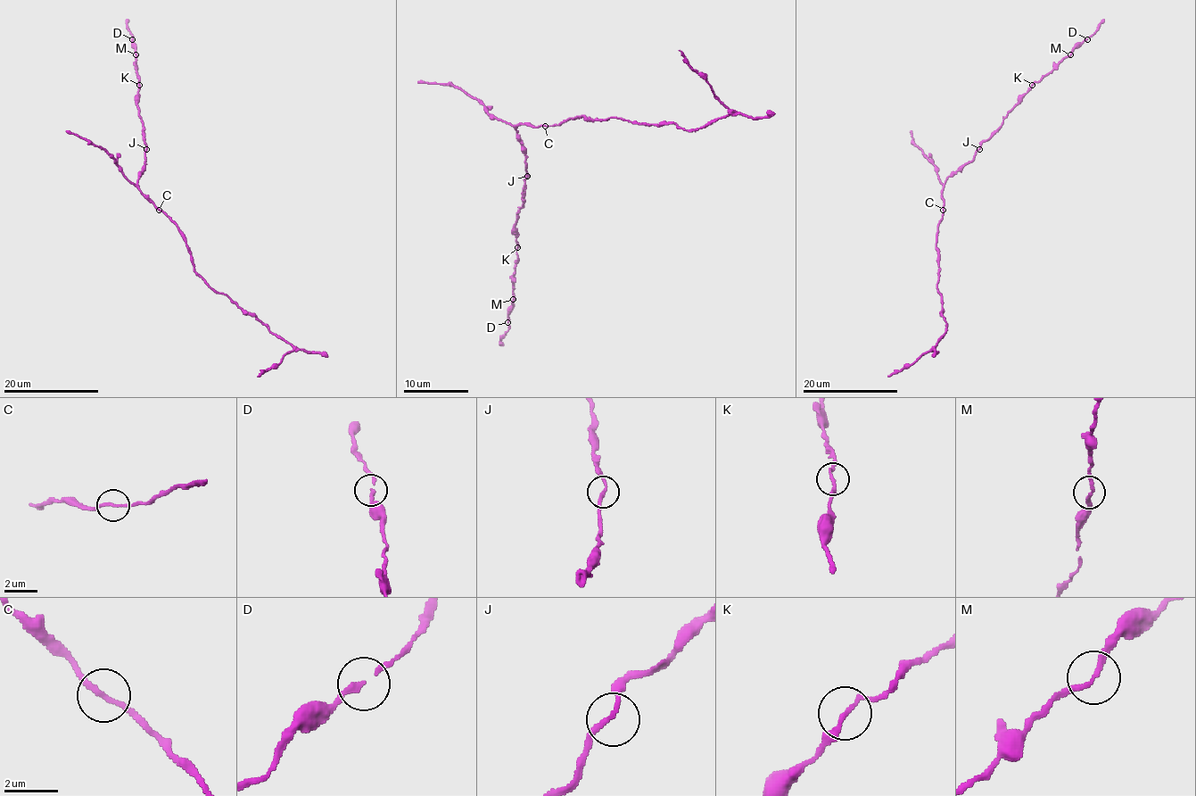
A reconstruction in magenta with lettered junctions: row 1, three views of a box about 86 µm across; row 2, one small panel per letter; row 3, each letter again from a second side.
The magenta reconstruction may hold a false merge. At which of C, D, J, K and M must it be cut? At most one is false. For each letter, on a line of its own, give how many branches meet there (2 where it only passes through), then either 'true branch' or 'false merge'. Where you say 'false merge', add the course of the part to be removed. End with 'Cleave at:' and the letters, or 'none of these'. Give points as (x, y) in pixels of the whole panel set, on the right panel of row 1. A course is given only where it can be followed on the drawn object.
C: branches 2; true branch
D: branches 2; true branch
J: branches 2; true branch
K: branches 2; true branch
M: branches 2; true branch
Cleave at: none of these

